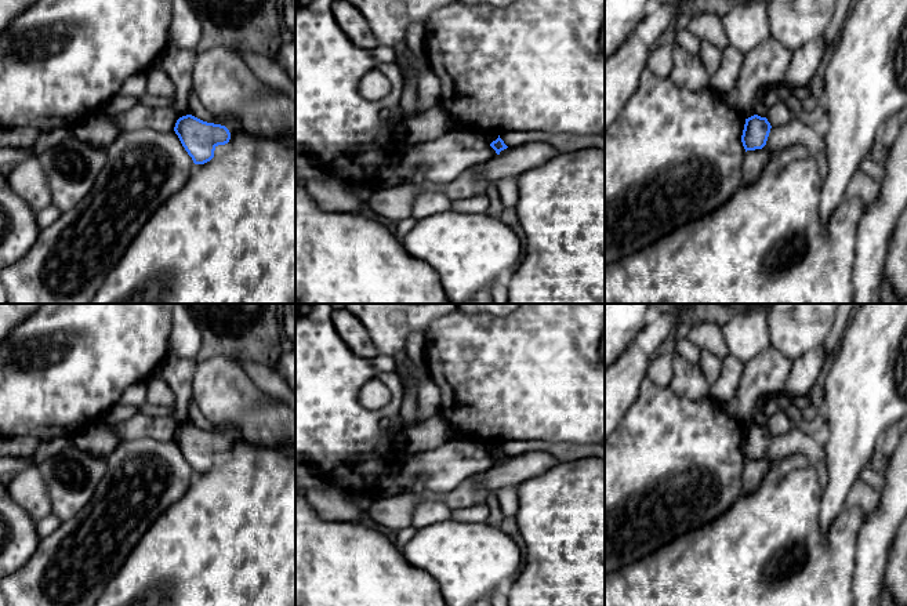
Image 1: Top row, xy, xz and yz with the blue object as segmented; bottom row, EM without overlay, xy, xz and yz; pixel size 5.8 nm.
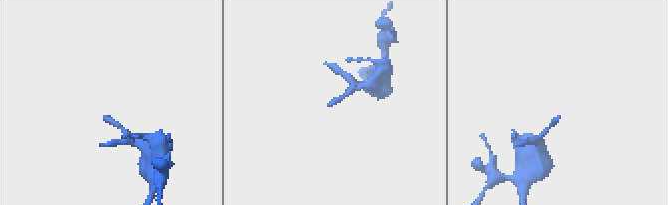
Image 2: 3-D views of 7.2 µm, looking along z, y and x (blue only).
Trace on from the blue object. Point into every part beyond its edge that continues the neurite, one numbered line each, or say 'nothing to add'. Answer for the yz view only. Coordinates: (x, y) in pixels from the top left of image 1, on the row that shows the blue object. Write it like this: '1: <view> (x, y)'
nothing to add

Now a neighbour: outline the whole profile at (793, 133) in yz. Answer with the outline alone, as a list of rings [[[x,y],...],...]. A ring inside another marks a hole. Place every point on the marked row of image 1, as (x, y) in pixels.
[[[791,117],[783,126],[772,126],[762,149],[744,153],[741,185],[752,185],[762,175],[773,155],[792,145],[805,146],[817,166],[826,167],[826,144],[821,130]]]

